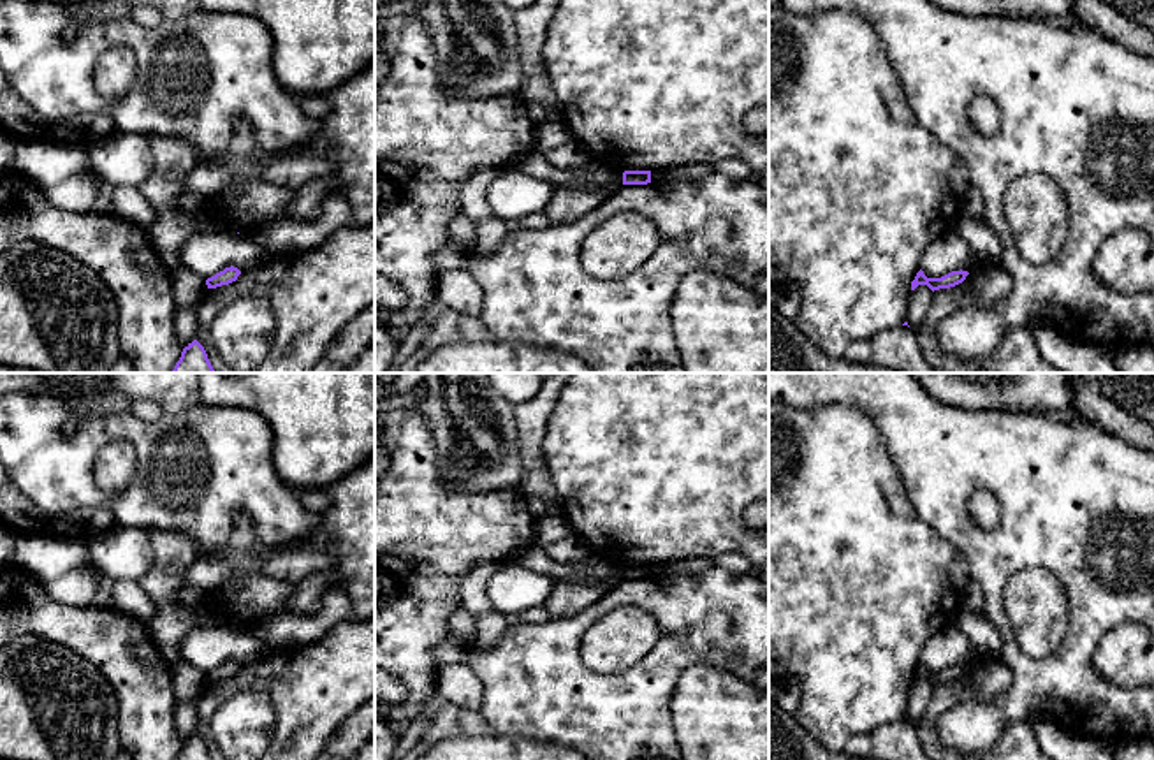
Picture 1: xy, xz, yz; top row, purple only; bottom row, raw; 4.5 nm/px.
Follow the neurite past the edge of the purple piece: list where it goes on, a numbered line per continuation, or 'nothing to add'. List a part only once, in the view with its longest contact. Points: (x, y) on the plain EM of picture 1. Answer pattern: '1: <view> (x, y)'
nothing to add

